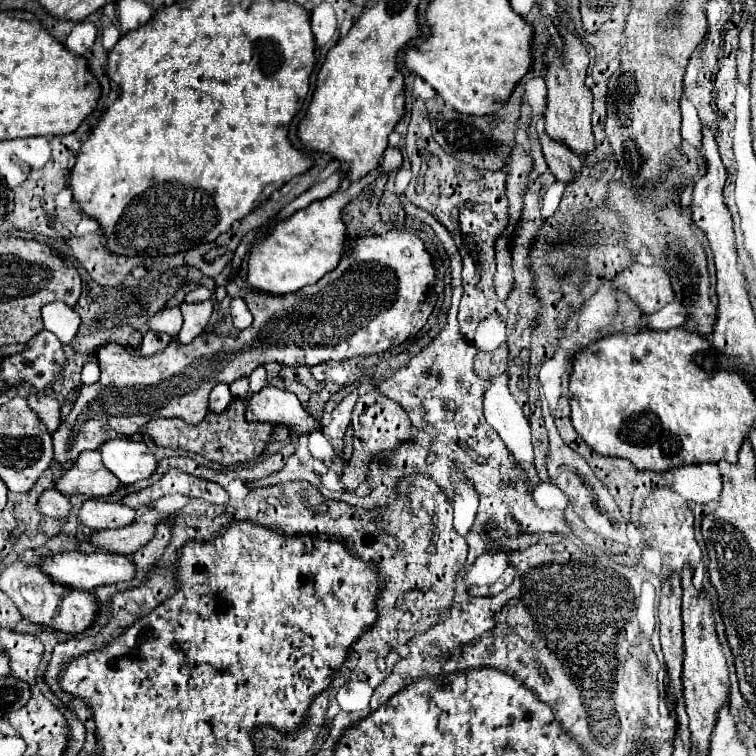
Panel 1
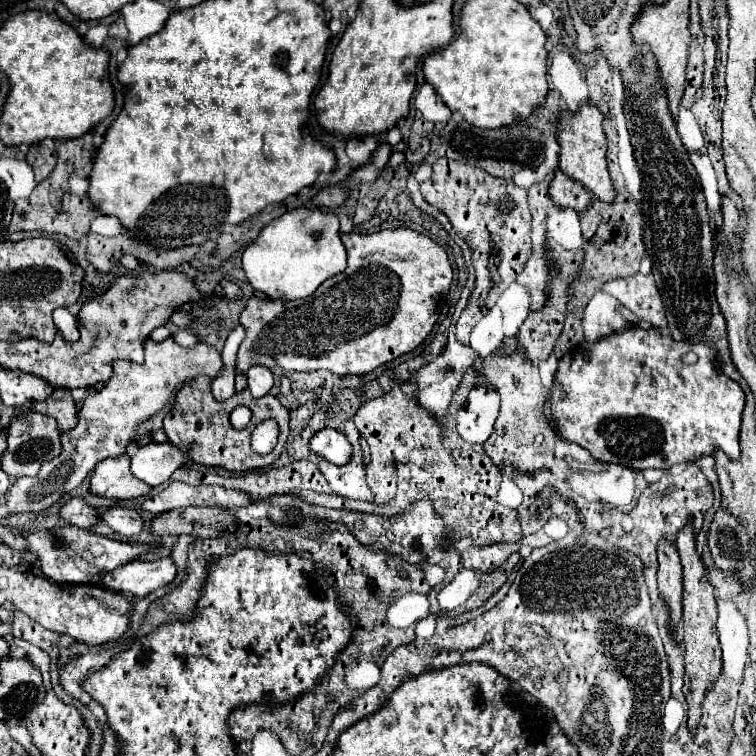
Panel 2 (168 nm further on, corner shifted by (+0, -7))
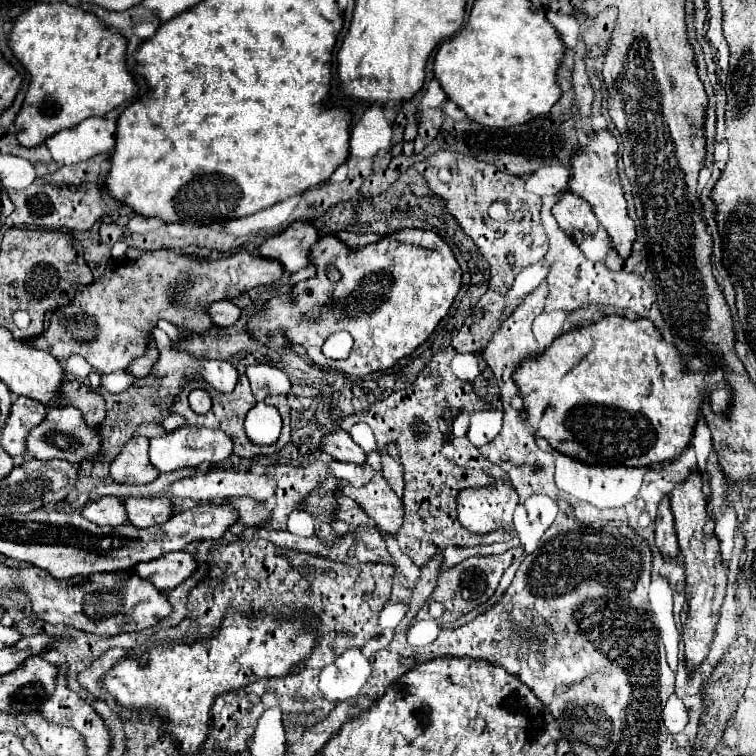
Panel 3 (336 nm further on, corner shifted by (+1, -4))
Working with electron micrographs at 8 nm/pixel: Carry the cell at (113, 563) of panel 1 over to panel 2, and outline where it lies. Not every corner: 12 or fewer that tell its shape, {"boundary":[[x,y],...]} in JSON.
{"boundary":[[168,557],[136,559],[102,575],[98,585],[144,597],[170,583]]}

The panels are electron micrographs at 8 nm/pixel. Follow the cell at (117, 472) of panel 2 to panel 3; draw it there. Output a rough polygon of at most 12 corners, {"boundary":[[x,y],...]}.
{"boundary":[[131,438],[111,462],[111,478],[149,484],[159,470],[149,460],[149,438]]}

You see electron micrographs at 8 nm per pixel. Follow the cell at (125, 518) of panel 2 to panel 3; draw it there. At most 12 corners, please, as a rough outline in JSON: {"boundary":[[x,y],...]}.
{"boundary":[[127,498],[129,522],[137,528],[173,516],[171,498]]}

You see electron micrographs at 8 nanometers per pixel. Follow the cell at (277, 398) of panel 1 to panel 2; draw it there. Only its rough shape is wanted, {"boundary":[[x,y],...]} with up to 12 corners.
{"boundary":[[330,427],[314,433],[310,449],[336,465],[352,455],[348,439]]}

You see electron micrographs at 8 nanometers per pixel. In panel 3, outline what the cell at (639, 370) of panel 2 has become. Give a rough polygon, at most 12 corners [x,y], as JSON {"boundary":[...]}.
{"boundary":[[605,316],[517,366],[527,422],[647,468],[731,400],[651,320]]}

